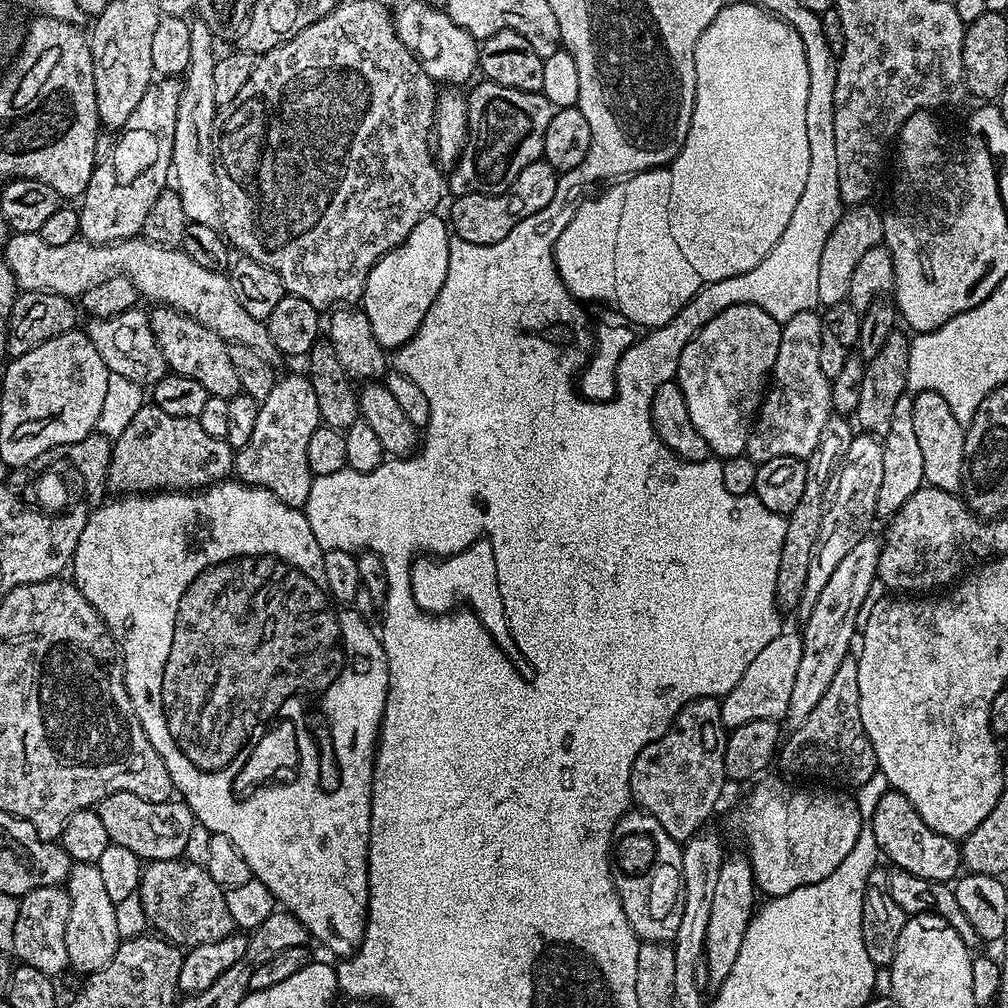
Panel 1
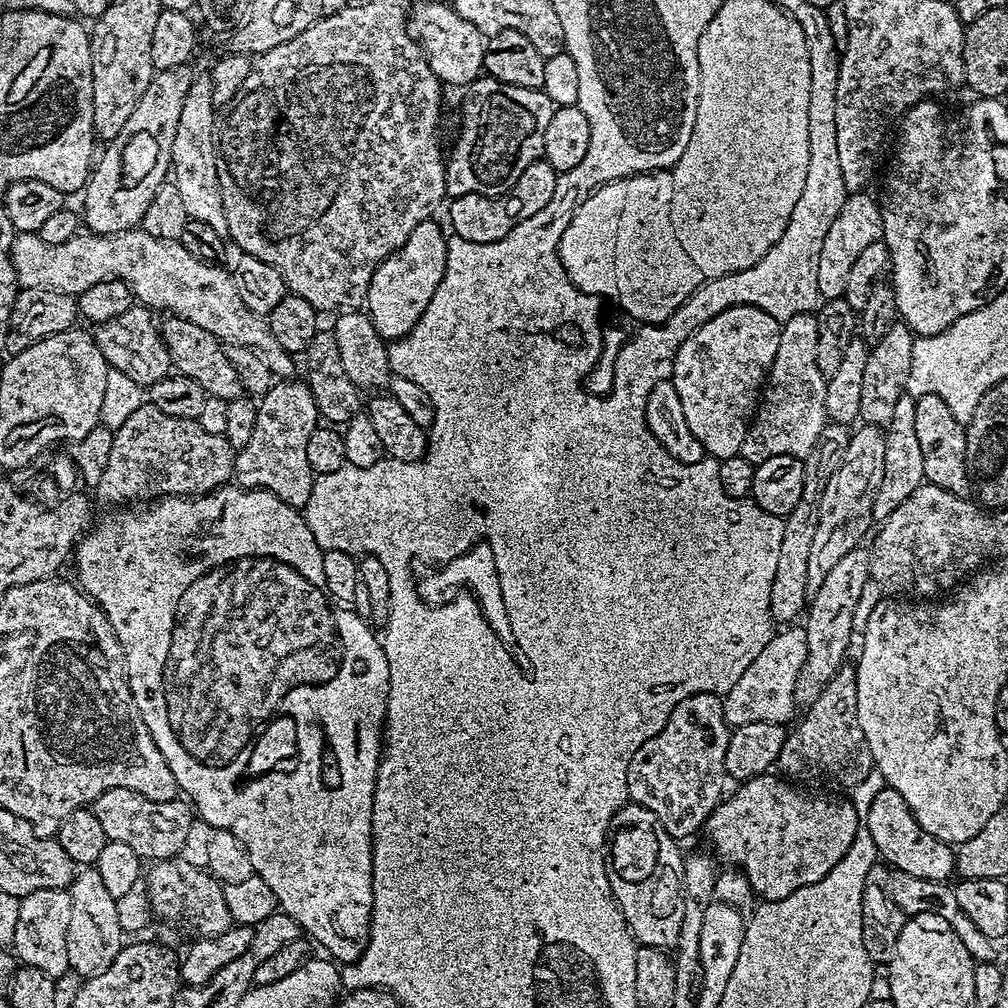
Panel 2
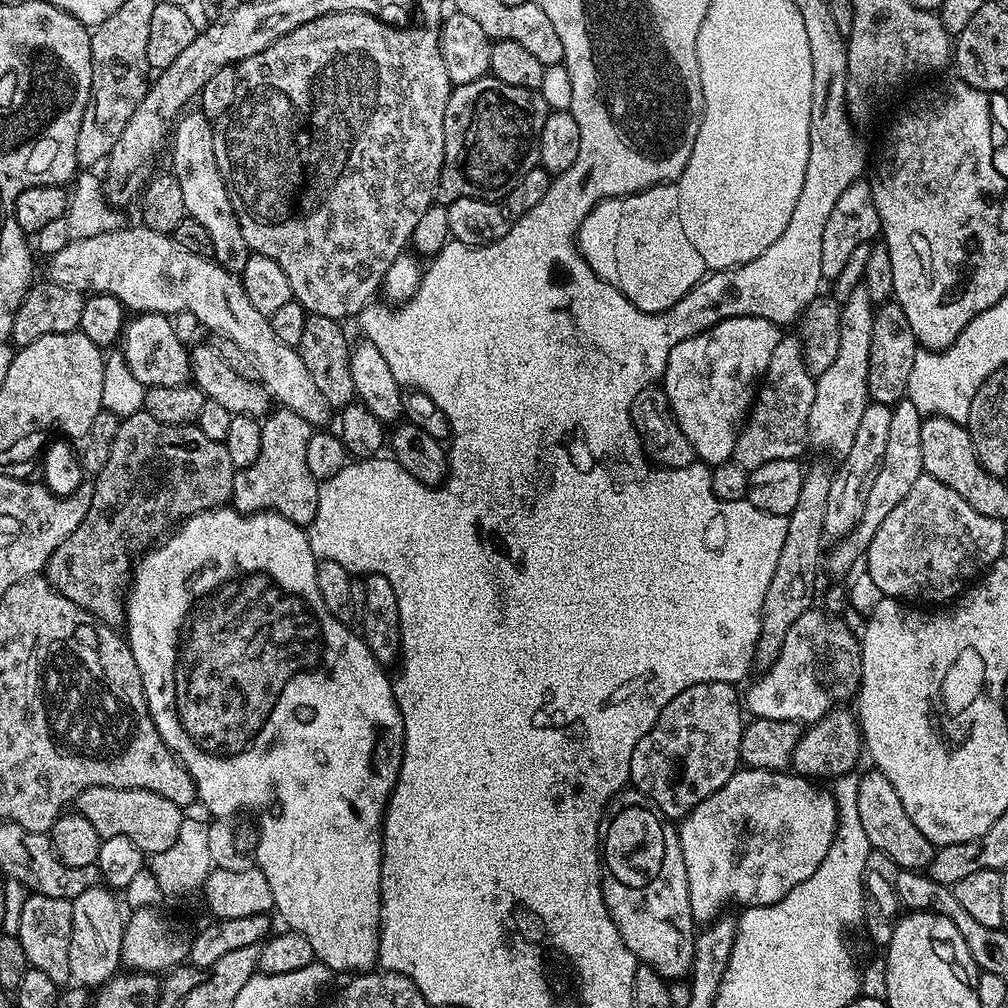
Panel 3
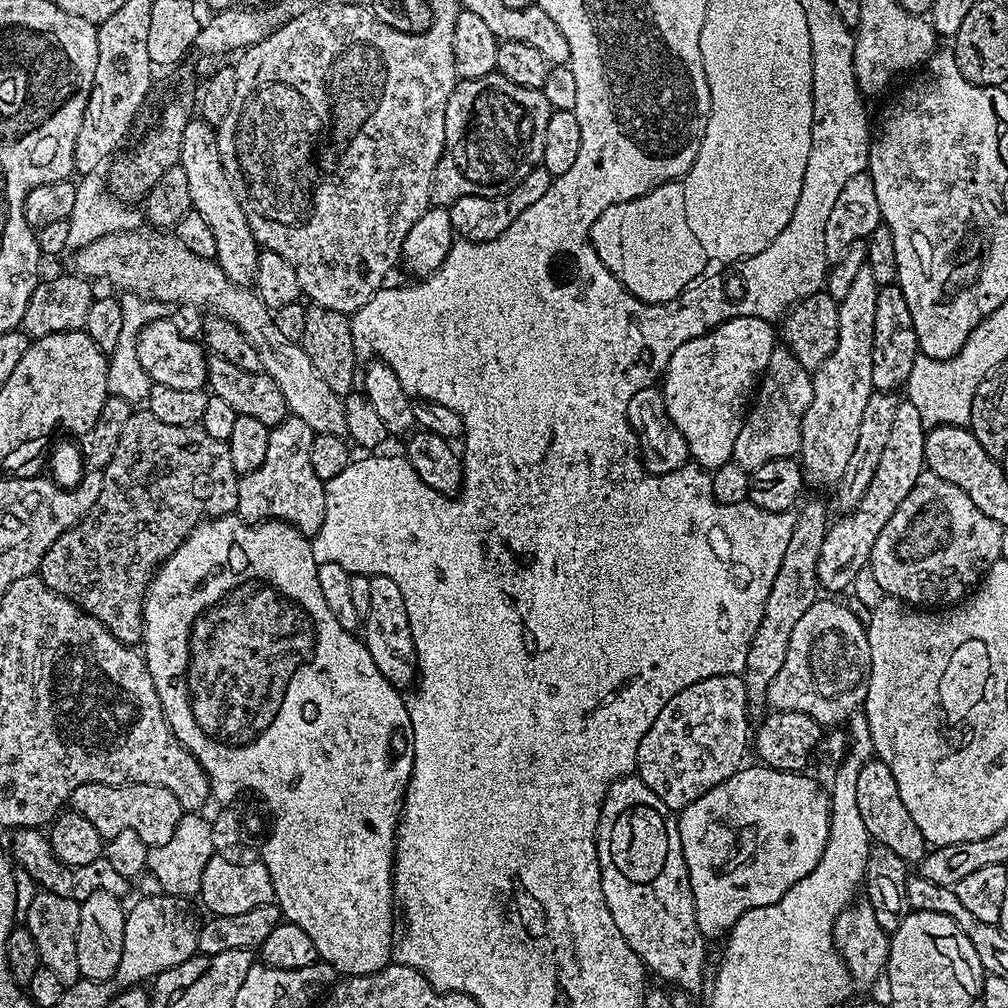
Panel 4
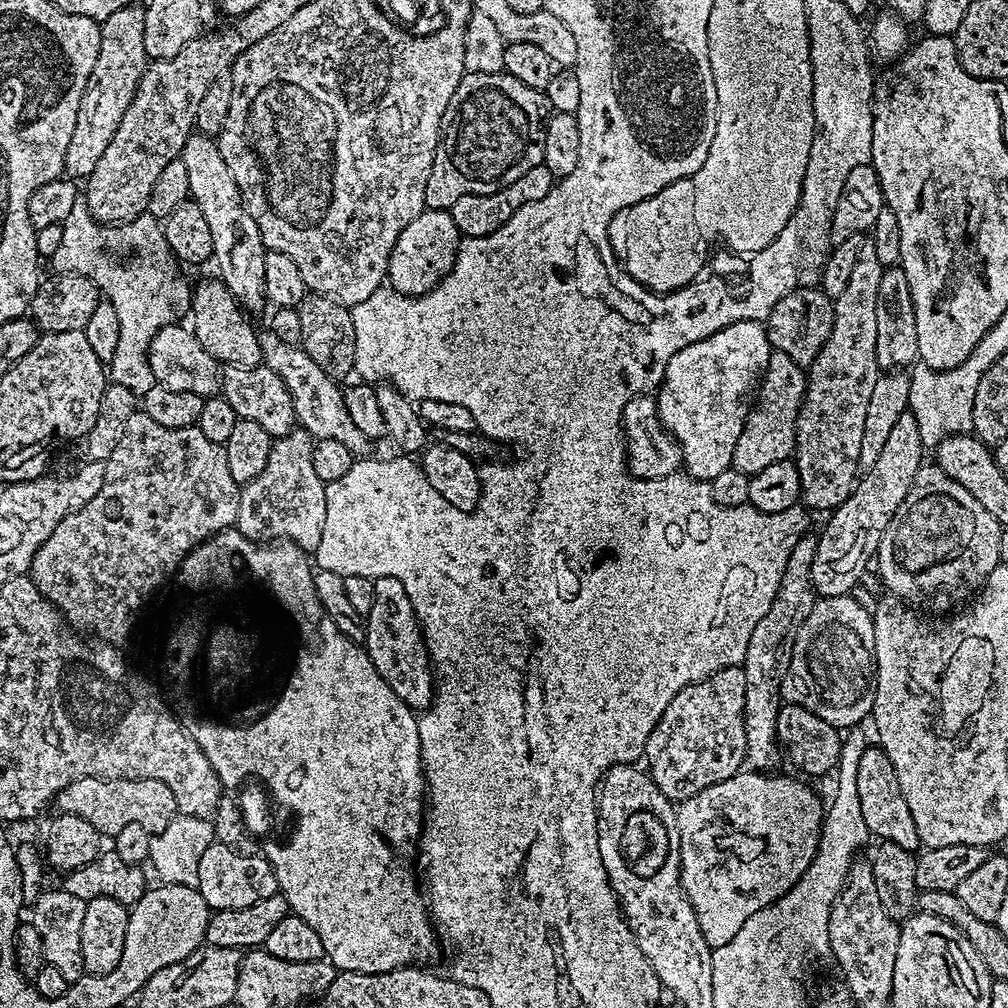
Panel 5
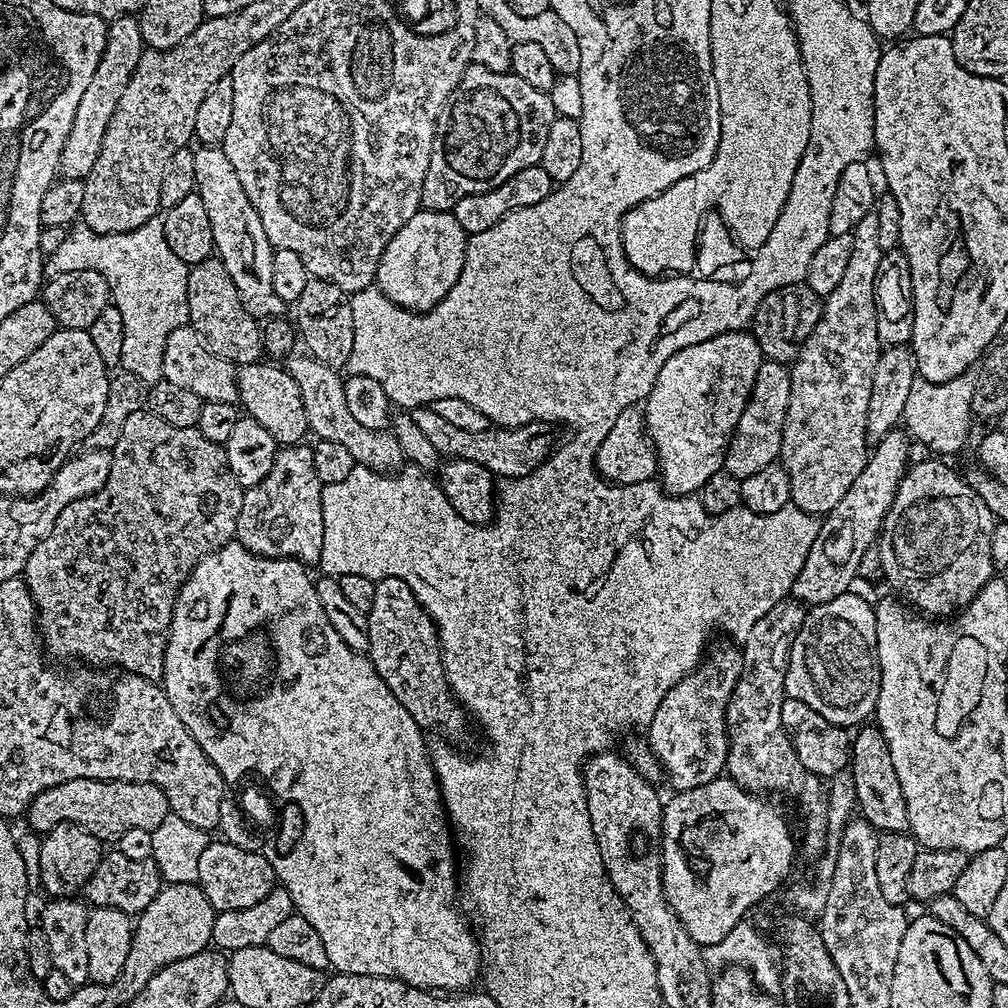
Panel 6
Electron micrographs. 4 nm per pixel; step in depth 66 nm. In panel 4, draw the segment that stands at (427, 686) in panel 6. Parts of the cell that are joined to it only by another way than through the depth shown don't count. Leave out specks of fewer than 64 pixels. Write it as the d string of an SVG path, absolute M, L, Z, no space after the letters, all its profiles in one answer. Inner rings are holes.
M373 576L370 579L370 610L362 620L362 639L364 645L370 650L370 658L374 658L374 666L382 670L389 684L403 686L411 680L413 683L416 666L406 602L402 590L394 586L390 578Z

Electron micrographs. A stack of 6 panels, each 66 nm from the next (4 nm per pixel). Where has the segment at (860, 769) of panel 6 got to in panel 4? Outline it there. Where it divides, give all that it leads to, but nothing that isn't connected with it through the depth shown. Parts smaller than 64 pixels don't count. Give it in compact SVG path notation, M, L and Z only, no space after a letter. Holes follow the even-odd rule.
M873 758L862 766L858 774L858 811L862 813L862 822L866 822L869 837L876 844L886 846L898 854L905 862L919 862L926 855L926 845L922 838L922 830L914 826L914 818L902 806L902 798L898 794L898 786L894 782L894 775L890 767L879 758Z

